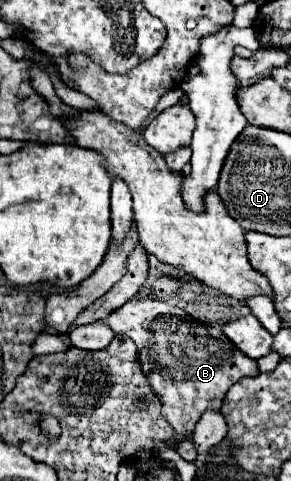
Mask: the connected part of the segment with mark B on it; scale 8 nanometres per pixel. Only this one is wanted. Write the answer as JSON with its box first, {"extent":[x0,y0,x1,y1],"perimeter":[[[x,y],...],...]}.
{"extent":[103,298,259,462],"perimeter":[[[133,298],[103,320],[113,328],[113,332],[125,334],[135,342],[141,366],[161,400],[161,414],[181,440],[177,444],[177,452],[185,462],[193,462],[197,452],[191,440],[191,432],[203,410],[219,410],[227,390],[237,380],[243,376],[259,374],[257,362],[241,354],[241,350],[237,350],[225,336],[209,336],[209,326],[201,322],[187,322],[173,316],[163,320],[163,328],[155,332],[155,300]]]}

